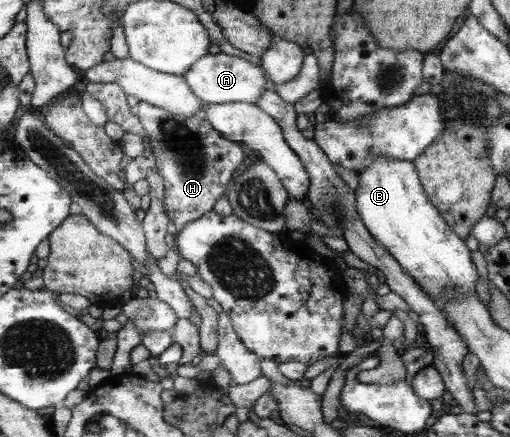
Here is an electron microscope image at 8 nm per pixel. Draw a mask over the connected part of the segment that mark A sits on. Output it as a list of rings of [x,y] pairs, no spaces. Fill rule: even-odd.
[[[207,54],[199,60],[185,75],[187,84],[194,89],[206,104],[249,103],[258,104],[258,100],[273,86],[265,80],[266,74],[259,65],[251,64],[242,57],[227,54]]]

